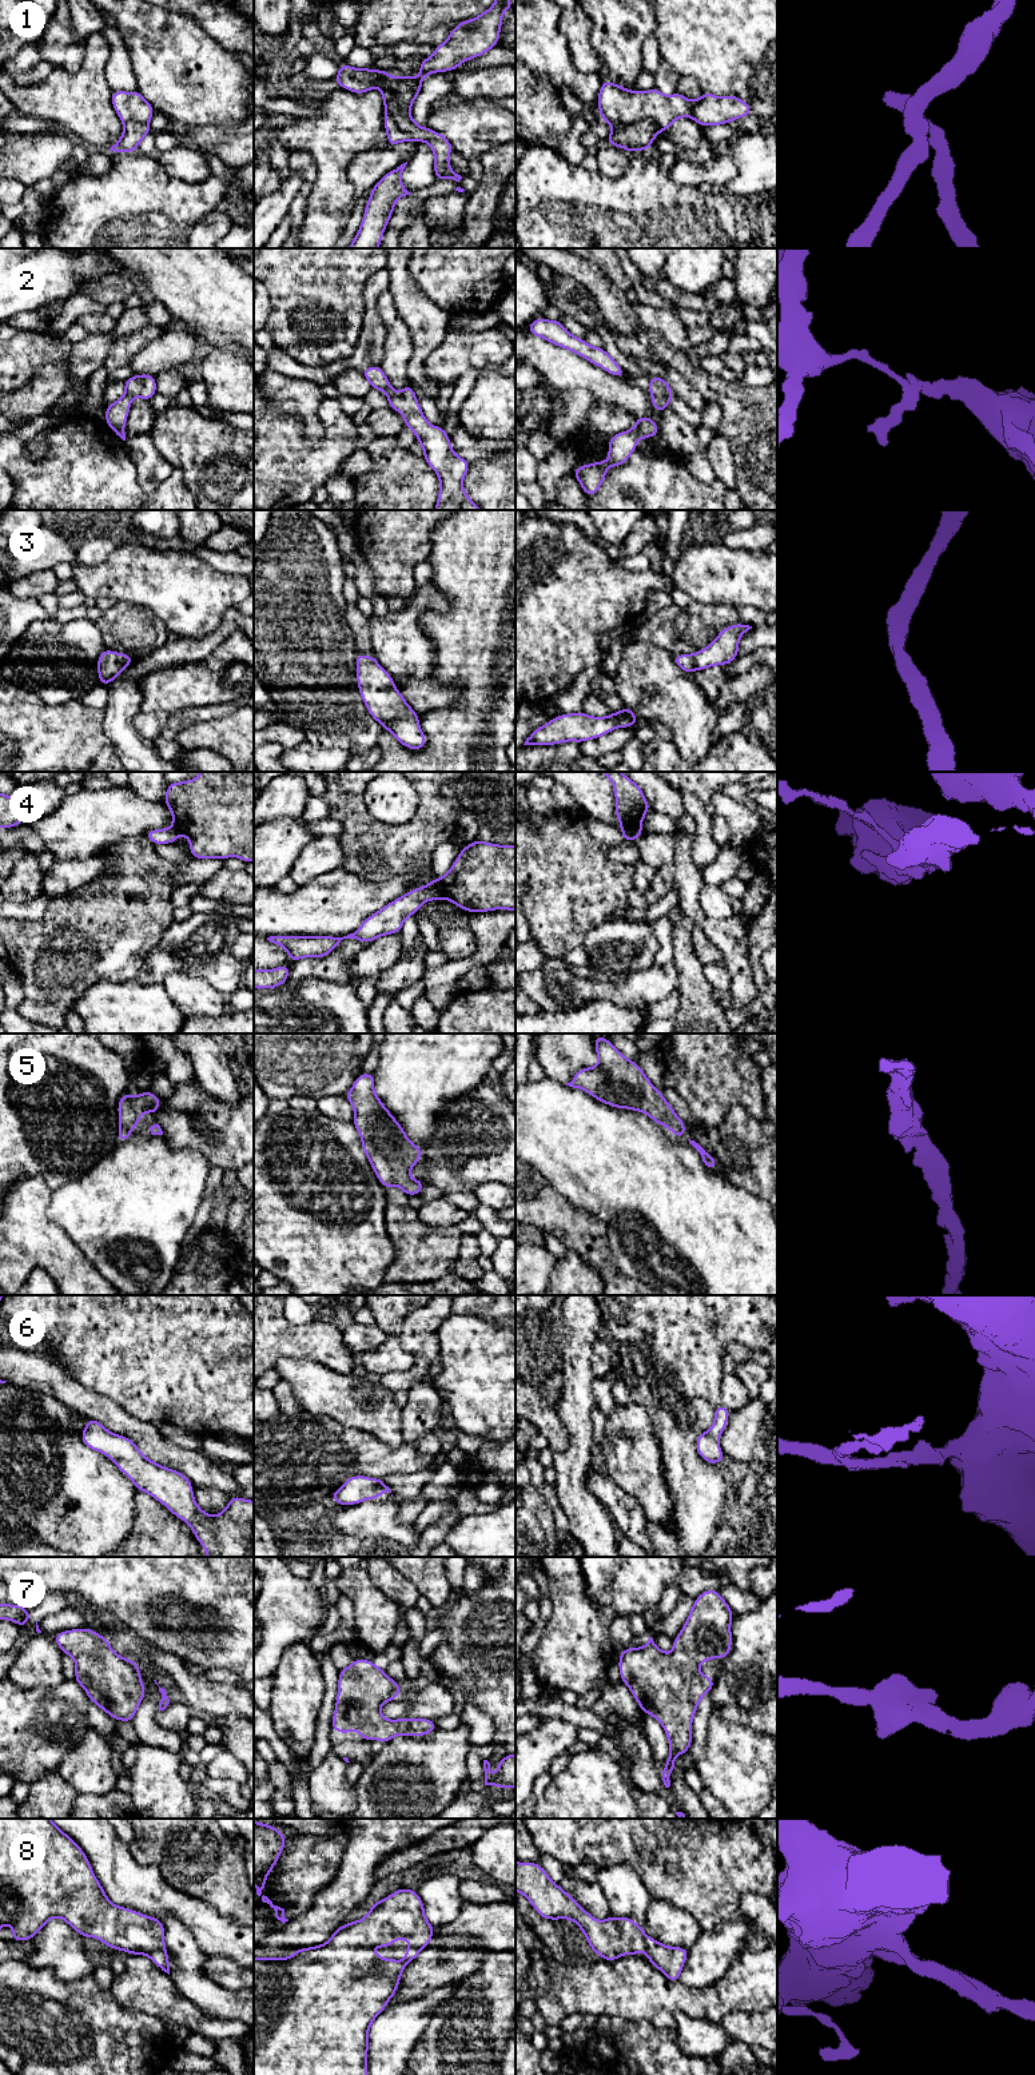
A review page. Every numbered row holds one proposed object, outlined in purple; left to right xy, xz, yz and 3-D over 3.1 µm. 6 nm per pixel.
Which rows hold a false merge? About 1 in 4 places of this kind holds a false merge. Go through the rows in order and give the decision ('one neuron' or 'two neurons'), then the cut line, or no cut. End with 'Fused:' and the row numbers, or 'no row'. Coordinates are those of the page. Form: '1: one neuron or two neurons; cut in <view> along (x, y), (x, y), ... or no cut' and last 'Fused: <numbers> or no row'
1: two neurons; cut in yz along (612, 126), (628, 126), (640, 120), (652, 120), (661, 130)
2: two neurons; cut in yz along (653, 395), (664, 395), (668, 399)
3: one neuron; no cut
4: two neurons; cut in xz along (438, 879), (438, 895), (441, 897)
5: one neuron; no cut
6: one neuron; no cut
7: one neuron; no cut
8: one neuron; no cut
Fused: 1, 2, 4

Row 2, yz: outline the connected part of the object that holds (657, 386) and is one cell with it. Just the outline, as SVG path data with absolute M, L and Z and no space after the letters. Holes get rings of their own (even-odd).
M660 377L649 378L648 393L652 394L653 397L662 395L662 397L666 397L668 399L676 397L672 389L669 387L668 382Z

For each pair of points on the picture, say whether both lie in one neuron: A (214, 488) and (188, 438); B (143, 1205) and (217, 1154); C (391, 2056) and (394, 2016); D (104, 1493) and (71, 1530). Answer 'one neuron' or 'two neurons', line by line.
A: one neuron
B: two neurons
C: one neuron
D: one neuron

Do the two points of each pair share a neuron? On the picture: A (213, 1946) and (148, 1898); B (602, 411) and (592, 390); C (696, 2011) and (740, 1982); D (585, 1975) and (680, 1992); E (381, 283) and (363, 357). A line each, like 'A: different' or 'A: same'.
A: same
B: different
C: same
D: same
E: same

